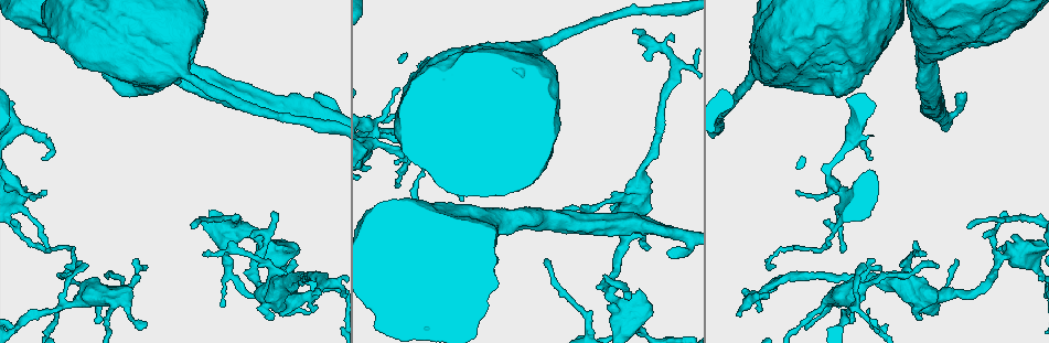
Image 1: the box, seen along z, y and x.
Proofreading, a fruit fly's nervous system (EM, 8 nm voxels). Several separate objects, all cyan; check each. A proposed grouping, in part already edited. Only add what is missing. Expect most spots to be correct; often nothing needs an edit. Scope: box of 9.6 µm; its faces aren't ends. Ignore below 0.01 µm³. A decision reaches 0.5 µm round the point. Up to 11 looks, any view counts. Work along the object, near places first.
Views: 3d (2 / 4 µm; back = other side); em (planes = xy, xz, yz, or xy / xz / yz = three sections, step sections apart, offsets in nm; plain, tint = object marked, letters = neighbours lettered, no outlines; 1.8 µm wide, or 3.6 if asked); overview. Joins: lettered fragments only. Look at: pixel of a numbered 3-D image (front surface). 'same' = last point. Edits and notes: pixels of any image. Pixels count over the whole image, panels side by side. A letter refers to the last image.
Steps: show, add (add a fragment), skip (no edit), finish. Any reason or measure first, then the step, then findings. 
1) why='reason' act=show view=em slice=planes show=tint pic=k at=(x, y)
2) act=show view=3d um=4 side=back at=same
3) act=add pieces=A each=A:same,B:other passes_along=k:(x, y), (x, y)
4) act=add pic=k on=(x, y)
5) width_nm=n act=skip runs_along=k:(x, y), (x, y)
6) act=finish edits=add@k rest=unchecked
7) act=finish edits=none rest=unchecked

why='branch stops here' act=show view=3d um=2 pic=1 at=(147, 324)

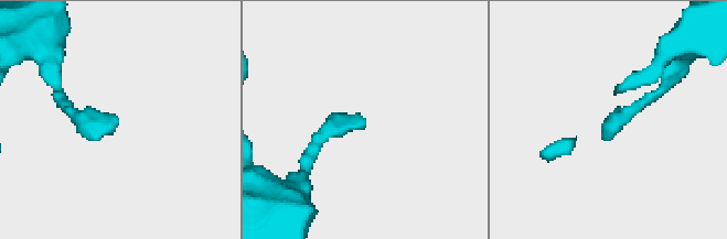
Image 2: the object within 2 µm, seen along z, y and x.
act=show view=em slice=planes show=letters pic=2 at=(359, 127)

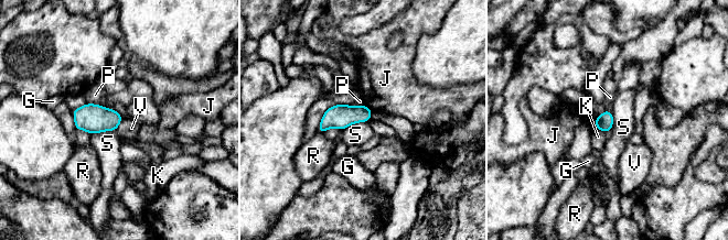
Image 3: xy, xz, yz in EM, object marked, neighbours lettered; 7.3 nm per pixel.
act=skip each=G:other,J:other,K:other,P:other,R:other,S:other,V:other border=3:(367, 121), (356, 121), (341, 130) found='no lettered fragment goes on from it'

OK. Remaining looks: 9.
why='thin end' act=show view=3d um=2 pic=1 at=(879, 270)

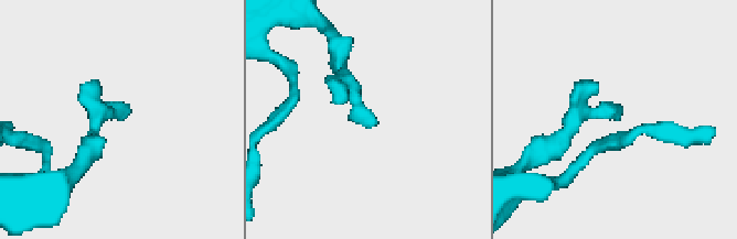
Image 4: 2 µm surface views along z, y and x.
act=show view=em slice=xz step=8 show=letters pic=4 at=(366, 124)

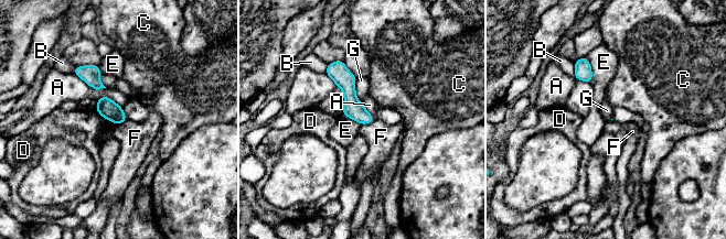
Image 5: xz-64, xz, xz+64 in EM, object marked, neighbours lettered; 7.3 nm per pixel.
why='cut it another way' act=show view=em slice=planes show=letters at=same

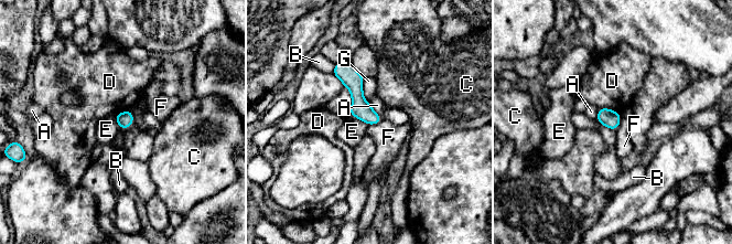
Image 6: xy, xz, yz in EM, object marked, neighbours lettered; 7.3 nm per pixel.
width_nm=120 act=skip each=A:other,B:other,C:other,D:other,E:other,F:other,G:other runs_along=6:(337, 66), (376, 120) found='none of them fits'

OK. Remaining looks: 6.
why='thin arm on a thick one' act=show view=em slice=planes show=plain pic=1 at=(64, 304)

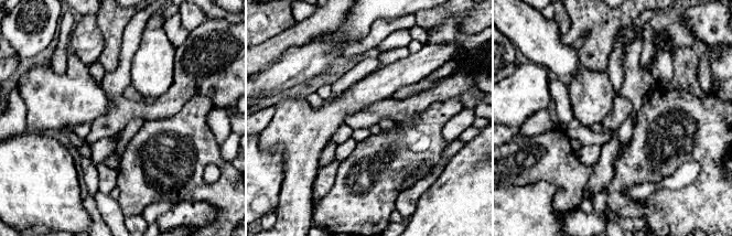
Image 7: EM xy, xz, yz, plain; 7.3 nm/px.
act=show view=em slice=planes show=letters at=same

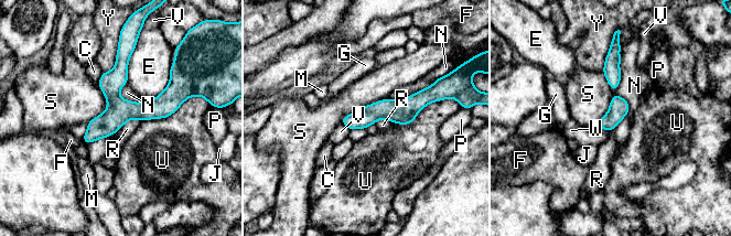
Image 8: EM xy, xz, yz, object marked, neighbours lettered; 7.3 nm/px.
act=skip each=C:other,E:other,F:other,G:other,J:other,M:other,N:other,P:other,R:other,S:other,U:other,V:other,W:other,Y:other runs_along=8:(125, 50), (113, 114), (87, 140) found='no lettered fragment goes on from it'

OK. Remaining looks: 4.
why='branch stops here' act=show view=em slice=xz step=4 show=tint pic=1 at=(872, 158)

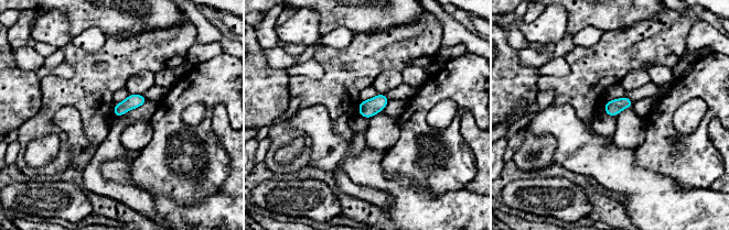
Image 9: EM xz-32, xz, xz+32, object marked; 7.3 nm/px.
why='cut it another way' act=show view=em slice=planes show=letters at=same

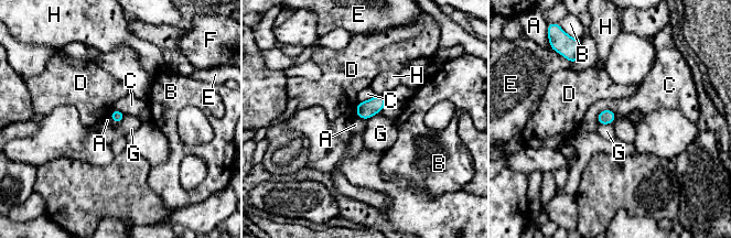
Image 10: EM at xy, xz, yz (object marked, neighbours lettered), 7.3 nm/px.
longest_contact=C:160nm act=skip each=A:other,B:other,C:other,D:other,E:other,F:other,G:other,H:other border=10:(356, 115), (365, 120) found='no lettered fragment goes on from it'

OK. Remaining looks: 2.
act=finish edits=none rest=unchecked

